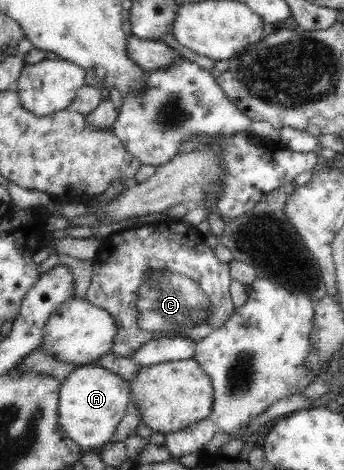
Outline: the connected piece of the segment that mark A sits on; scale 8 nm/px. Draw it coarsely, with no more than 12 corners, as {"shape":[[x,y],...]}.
{"shape":[[78,366],[60,384],[59,424],[91,452],[129,410],[127,381]]}

